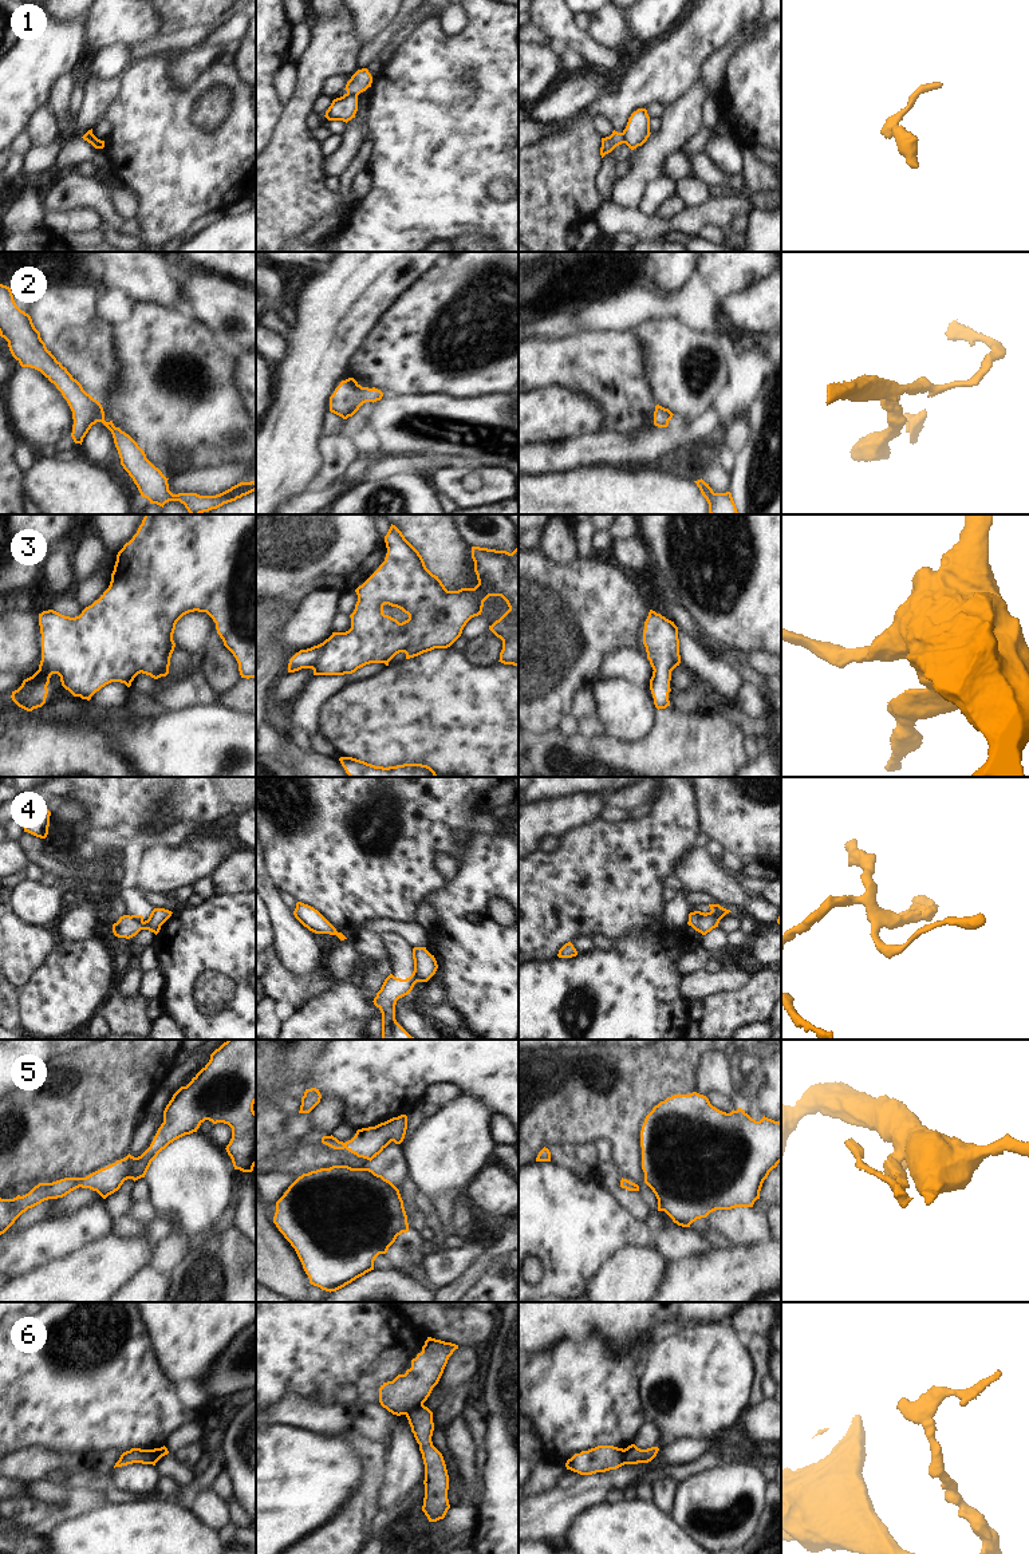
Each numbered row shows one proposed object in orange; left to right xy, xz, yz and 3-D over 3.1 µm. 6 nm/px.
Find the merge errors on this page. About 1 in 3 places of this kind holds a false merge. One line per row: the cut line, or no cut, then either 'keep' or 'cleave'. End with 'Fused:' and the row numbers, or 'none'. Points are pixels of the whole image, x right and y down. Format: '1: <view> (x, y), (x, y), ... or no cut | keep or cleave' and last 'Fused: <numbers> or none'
1: xz (347, 91), (357, 95) | cleave
2: no cut | keep
3: no cut | keep
4: xz (414, 969), (418, 981) | cleave
5: no cut | keep
6: xz (422, 1403), (405, 1414) | cleave
Fused: 1, 4, 6

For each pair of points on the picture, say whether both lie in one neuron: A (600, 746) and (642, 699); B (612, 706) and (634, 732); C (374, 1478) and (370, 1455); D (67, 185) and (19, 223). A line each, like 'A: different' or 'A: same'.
A: different
B: same
C: same
D: different

